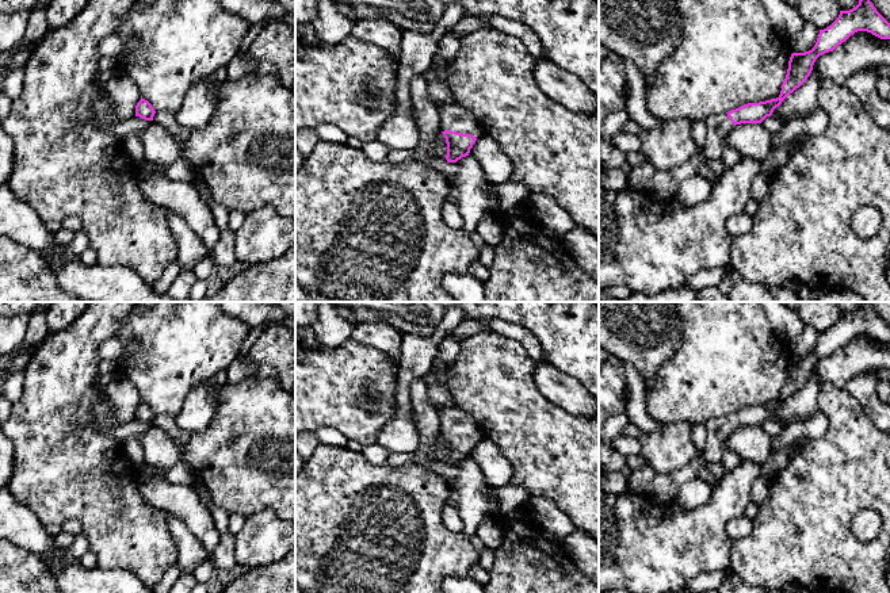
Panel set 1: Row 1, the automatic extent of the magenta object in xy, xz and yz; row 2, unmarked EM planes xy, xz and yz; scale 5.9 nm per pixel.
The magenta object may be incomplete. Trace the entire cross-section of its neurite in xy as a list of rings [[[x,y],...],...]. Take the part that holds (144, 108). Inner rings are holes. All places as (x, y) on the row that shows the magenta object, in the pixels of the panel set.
[[[141,97],[141,100],[135,106],[135,116],[140,116],[145,120],[153,120],[154,114],[156,111],[152,104]]]

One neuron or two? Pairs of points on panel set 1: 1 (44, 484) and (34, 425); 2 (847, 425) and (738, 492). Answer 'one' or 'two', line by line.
1: one
2: two

